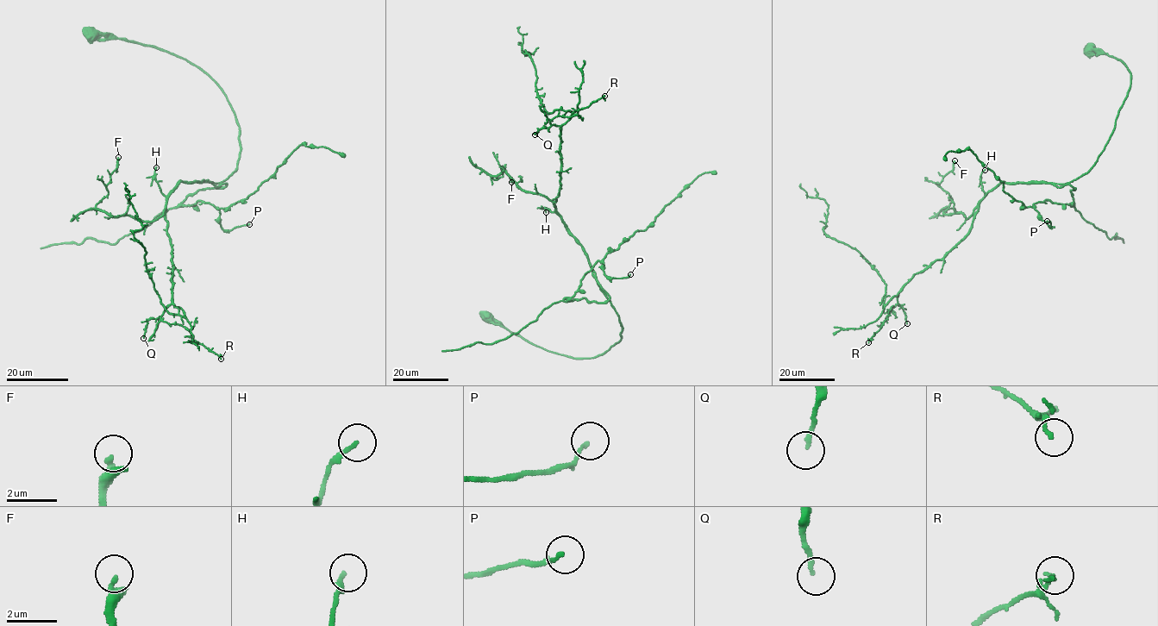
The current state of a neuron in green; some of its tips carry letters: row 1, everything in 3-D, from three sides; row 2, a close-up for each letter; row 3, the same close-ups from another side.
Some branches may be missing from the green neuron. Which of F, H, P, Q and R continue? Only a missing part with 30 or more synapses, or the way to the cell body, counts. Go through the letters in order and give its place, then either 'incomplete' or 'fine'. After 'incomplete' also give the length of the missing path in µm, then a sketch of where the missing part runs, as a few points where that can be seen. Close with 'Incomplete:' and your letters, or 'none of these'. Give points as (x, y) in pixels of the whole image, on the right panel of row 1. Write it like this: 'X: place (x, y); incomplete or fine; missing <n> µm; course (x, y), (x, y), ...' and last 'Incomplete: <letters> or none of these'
F: place (954, 160); fine
H: place (985, 170); fine
P: place (1047, 221); fine
Q: place (907, 323); fine
R: place (868, 342); fine
Incomplete: none of these

